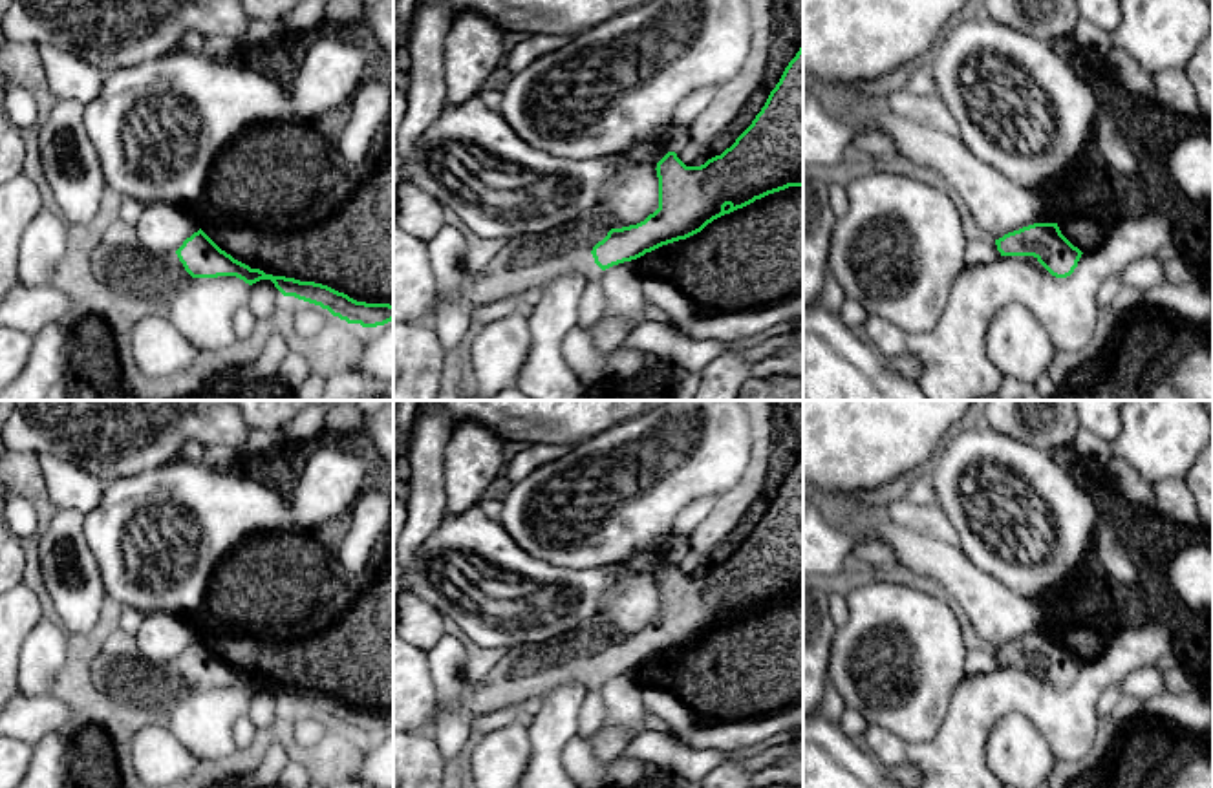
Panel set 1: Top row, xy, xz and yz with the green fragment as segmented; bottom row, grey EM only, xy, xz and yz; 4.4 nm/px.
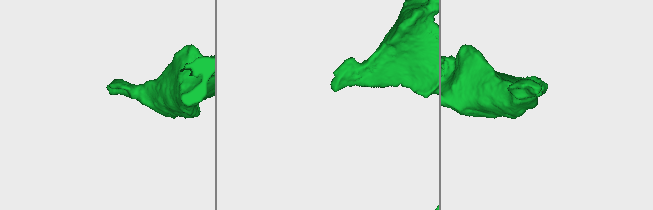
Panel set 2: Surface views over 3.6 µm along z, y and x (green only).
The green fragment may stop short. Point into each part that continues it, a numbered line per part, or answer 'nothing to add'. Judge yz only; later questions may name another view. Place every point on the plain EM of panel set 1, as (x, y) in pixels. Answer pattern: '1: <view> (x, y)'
nothing to add

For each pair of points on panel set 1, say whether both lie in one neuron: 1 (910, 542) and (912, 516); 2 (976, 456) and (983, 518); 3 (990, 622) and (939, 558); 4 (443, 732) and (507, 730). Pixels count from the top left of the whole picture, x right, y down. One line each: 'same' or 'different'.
1: different
2: same
3: same
4: different

